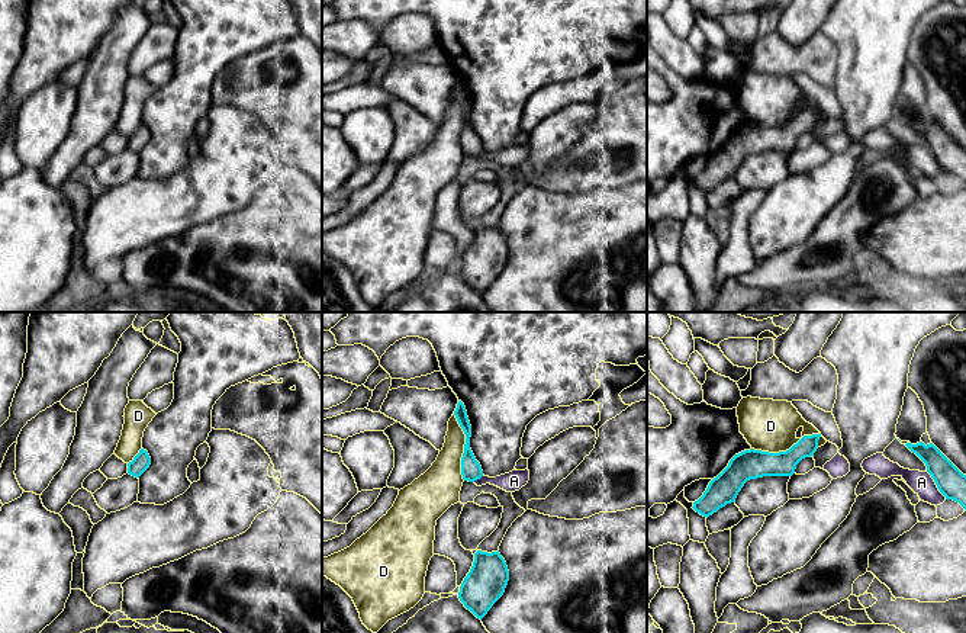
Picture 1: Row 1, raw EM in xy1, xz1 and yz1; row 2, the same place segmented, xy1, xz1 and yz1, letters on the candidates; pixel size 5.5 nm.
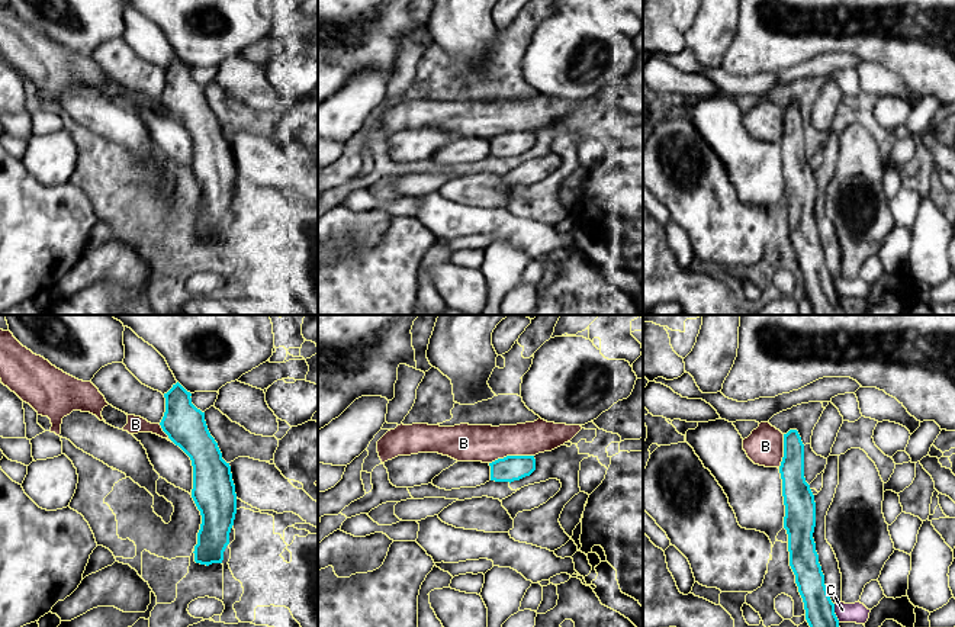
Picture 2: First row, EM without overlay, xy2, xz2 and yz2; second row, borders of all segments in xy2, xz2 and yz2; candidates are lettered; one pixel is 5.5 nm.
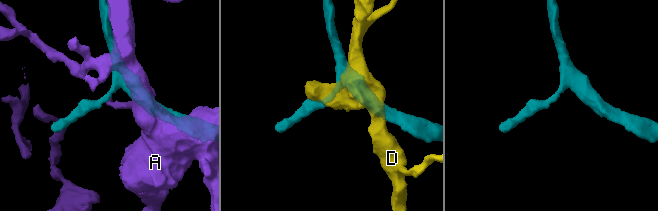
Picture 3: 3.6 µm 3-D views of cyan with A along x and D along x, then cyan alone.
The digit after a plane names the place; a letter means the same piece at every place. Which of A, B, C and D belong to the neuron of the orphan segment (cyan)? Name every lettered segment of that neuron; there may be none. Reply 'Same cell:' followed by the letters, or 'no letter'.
Same cell: B

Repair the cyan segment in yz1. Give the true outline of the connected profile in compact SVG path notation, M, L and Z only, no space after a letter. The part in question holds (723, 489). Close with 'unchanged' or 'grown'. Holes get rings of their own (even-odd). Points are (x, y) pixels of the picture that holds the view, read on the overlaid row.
M821 434L804 436L786 452L769 453L750 449L735 454L728 466L709 482L692 508L708 518L727 504L735 502L747 481L763 476L792 476L802 459L814 456L820 437Z | unchanged

